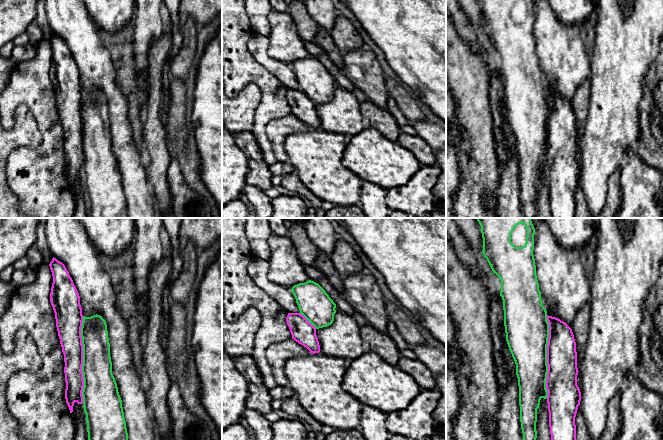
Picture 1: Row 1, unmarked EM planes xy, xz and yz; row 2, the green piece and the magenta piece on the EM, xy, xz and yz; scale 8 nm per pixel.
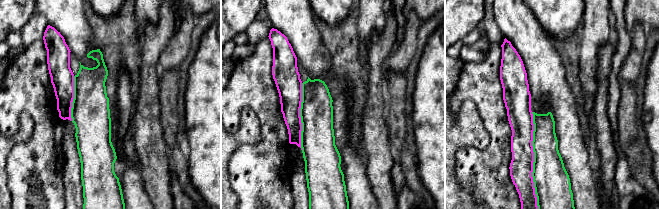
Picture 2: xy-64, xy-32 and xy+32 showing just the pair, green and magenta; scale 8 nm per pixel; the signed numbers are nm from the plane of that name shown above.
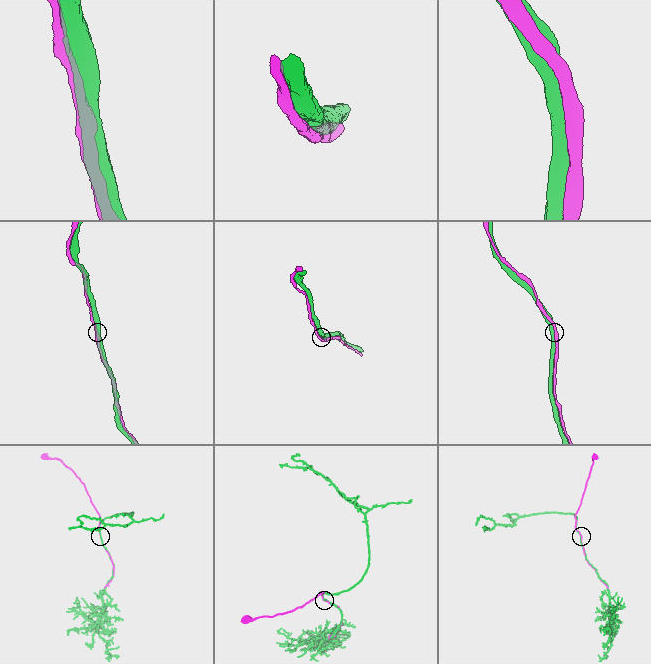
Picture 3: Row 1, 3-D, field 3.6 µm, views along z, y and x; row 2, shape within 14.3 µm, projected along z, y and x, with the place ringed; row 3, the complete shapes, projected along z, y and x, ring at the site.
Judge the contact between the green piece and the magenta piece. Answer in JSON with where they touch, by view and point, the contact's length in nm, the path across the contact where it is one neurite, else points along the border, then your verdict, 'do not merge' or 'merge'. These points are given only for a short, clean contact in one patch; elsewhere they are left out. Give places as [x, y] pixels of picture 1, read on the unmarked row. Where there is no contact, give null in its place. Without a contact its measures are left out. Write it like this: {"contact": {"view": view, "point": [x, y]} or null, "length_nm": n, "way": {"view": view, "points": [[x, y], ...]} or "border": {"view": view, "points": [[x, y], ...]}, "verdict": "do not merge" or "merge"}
{"contact": {"view": "xy", "point": [83, 135]}, "length_nm": 700, "verdict": "merge"}

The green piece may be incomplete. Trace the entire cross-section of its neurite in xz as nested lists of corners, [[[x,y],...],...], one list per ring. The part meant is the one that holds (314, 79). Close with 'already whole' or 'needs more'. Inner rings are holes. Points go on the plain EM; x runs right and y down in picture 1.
[[[311,56],[294,61],[291,67],[300,86],[299,89],[288,89],[286,94],[292,115],[306,123],[310,129],[319,129],[320,121],[316,106],[327,103],[333,99],[336,89],[336,80],[318,59]]] | needs more

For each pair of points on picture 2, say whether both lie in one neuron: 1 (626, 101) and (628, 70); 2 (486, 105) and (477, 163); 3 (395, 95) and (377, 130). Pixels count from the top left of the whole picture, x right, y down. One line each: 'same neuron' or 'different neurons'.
1: different neurons
2: same neuron
3: different neurons

